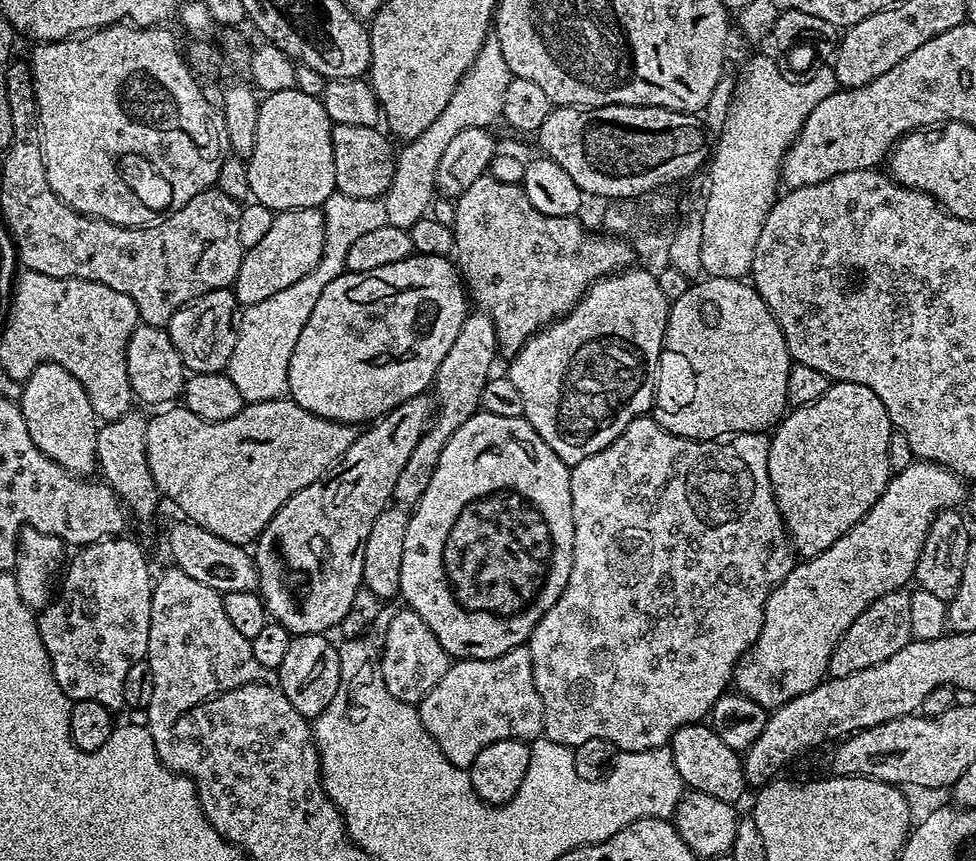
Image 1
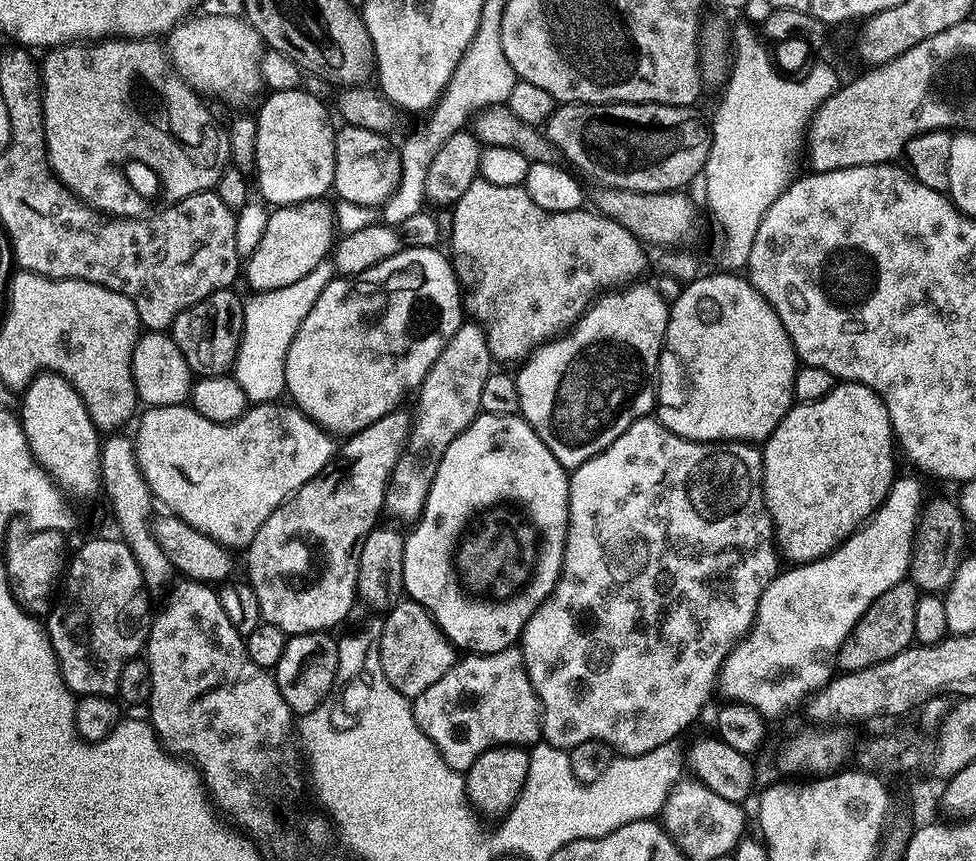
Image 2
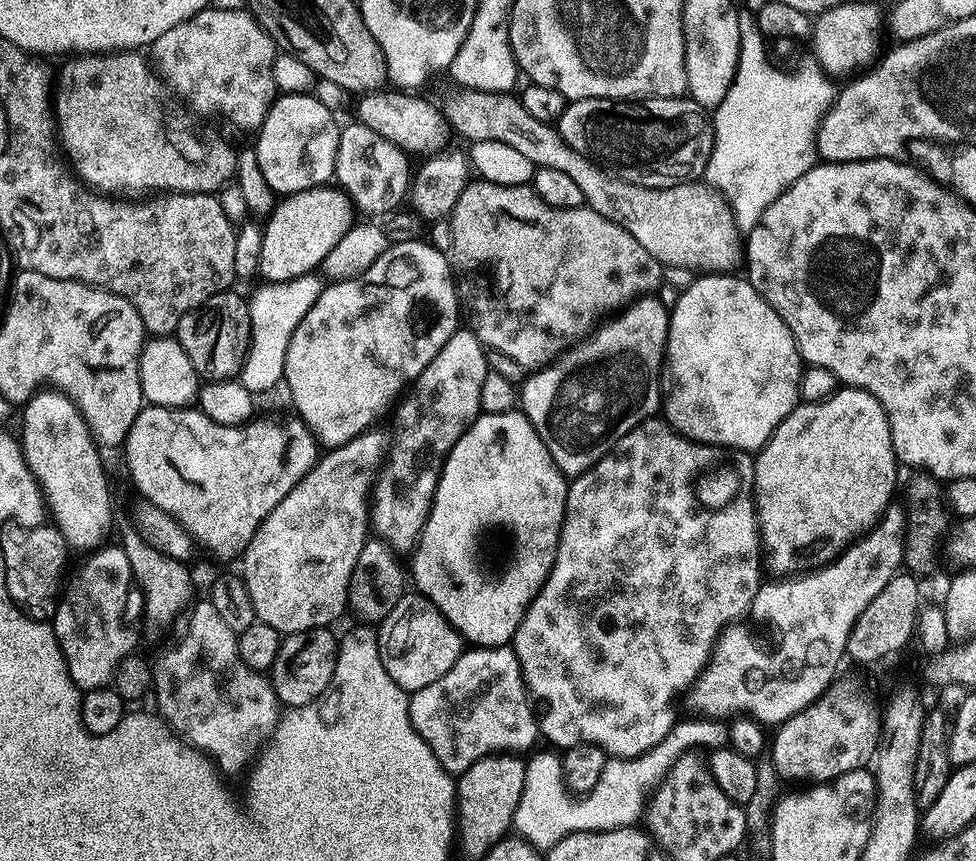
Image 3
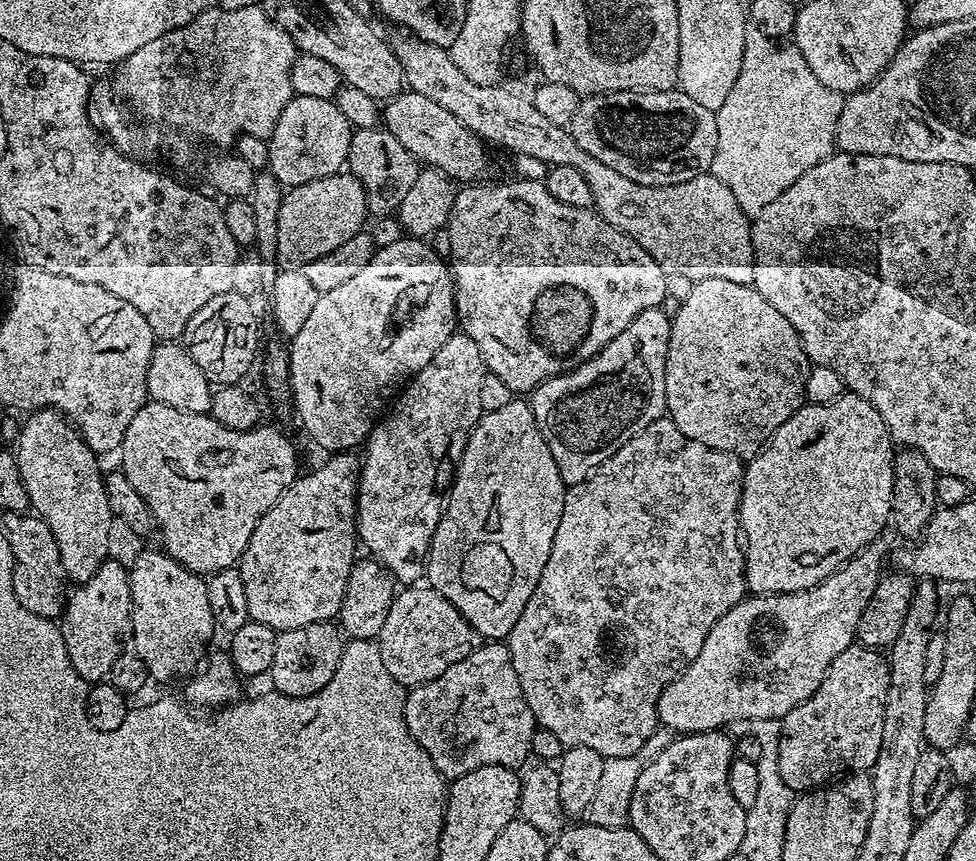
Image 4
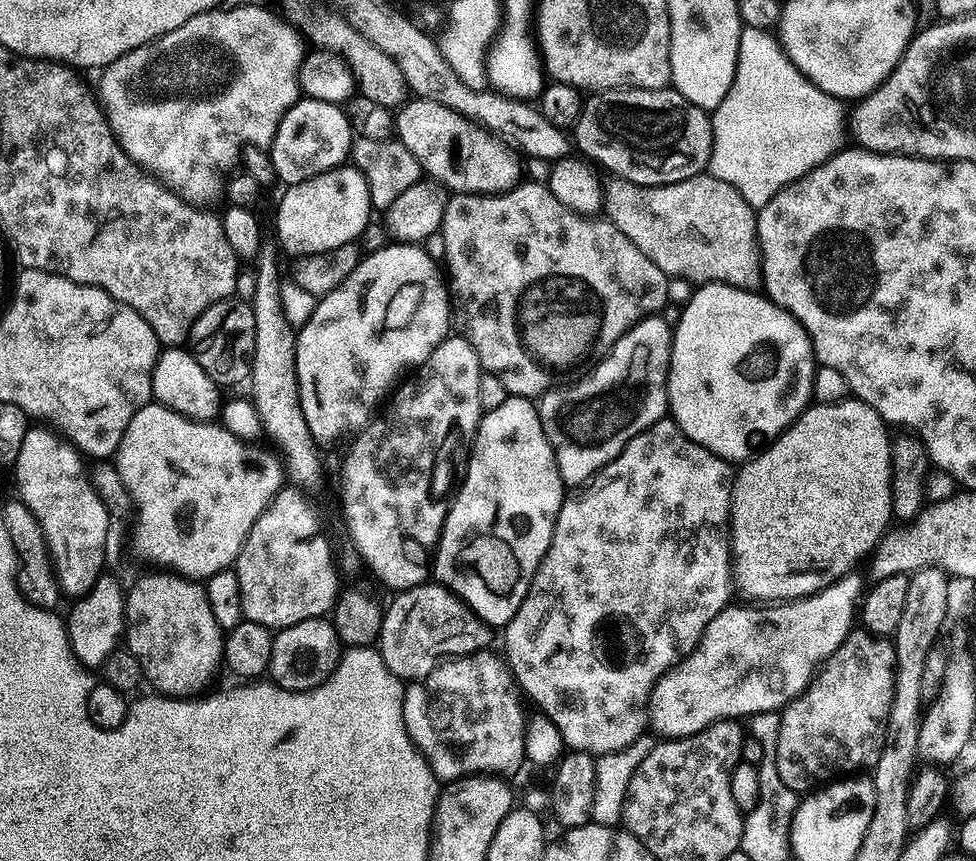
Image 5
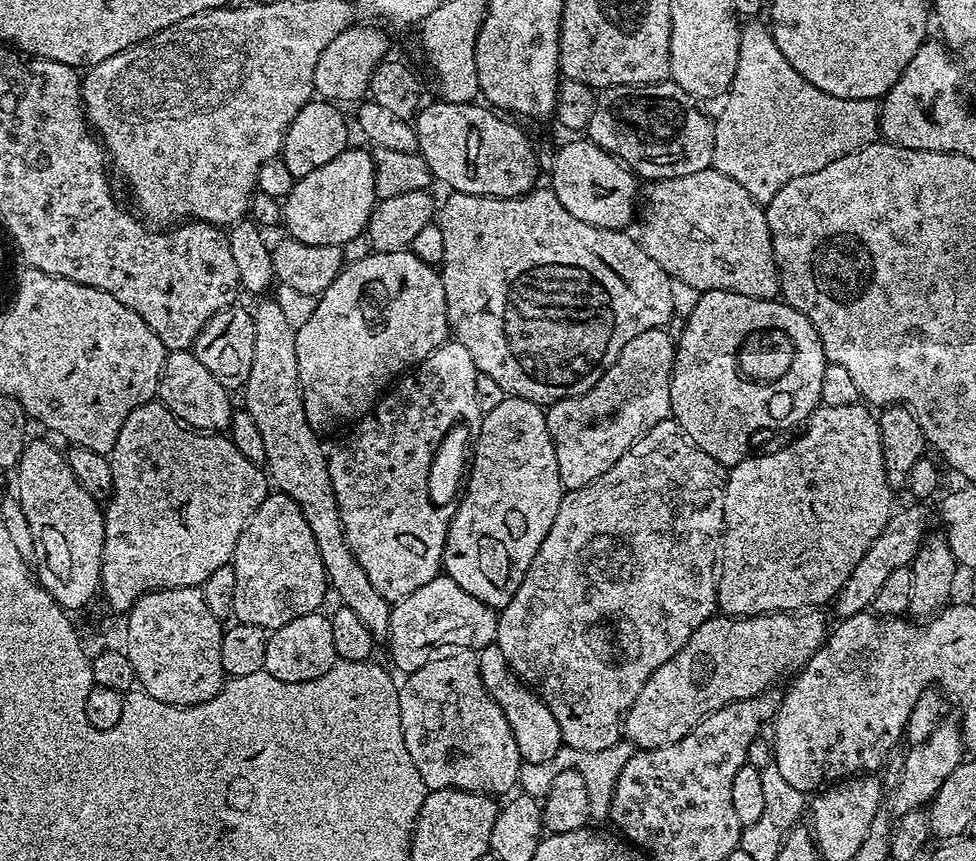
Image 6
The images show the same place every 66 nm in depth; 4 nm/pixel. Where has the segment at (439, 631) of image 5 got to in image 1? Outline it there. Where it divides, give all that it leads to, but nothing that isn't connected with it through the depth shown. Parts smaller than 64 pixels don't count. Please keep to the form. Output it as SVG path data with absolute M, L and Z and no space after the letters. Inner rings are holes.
M404 606L393 611L390 626L384 635L384 651L380 654L380 673L386 682L386 690L394 694L402 702L416 706L421 698L438 682L442 682L442 674L446 674L450 657L442 642L434 638L430 626L422 622L418 613Z

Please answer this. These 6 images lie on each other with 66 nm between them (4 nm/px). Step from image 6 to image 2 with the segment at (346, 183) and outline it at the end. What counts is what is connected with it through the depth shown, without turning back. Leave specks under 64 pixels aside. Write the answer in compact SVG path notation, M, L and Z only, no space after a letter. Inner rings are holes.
M324 198L312 199L298 204L285 204L269 211L262 240L246 262L246 276L248 272L248 284L252 287L253 293L269 292L278 290L282 286L290 286L290 282L298 282L298 278L306 278L310 270L314 270L319 264L329 259L334 248L334 241L338 236L338 216L327 202L328 200Z

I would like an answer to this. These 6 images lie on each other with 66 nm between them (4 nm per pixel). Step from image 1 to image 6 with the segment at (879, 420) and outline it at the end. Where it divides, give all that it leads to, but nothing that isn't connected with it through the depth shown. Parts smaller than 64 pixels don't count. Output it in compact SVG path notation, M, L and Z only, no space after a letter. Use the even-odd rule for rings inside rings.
M863 403L850 406L821 406L808 417L797 440L789 442L785 448L777 452L768 452L765 456L749 455L748 459L731 465L727 469L724 482L724 535L718 553L718 575L716 578L716 606L725 616L761 616L767 612L791 612L793 614L805 610L816 610L827 602L835 601L842 590L846 578L858 566L862 554L870 550L874 538L882 534L886 522L892 516L894 490L888 484L888 471L884 465L882 442L880 441L880 422L875 415L867 412Z

